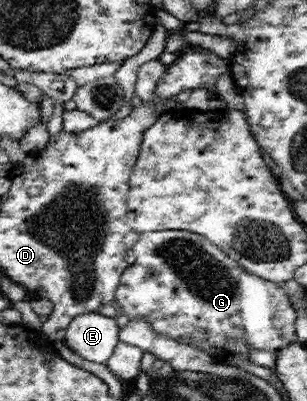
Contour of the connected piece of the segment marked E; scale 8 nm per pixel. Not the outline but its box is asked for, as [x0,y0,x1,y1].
[64,313,121,366]

